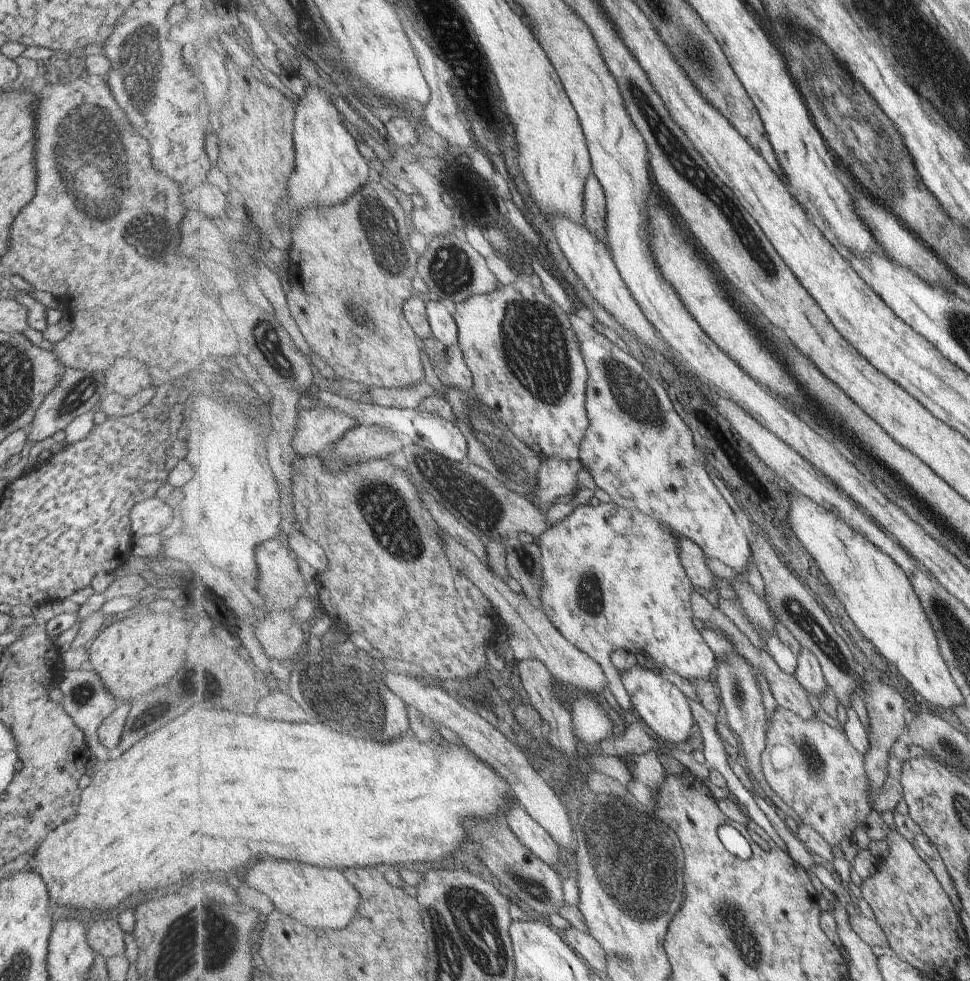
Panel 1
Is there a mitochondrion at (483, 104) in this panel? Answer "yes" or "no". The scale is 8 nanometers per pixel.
no

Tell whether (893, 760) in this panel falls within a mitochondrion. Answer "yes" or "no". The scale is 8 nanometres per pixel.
no

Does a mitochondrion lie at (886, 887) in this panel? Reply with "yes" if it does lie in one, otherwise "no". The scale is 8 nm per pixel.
no

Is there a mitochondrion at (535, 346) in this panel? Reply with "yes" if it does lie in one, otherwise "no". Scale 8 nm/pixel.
yes

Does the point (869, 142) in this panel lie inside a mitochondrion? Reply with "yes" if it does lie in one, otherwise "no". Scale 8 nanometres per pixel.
yes

